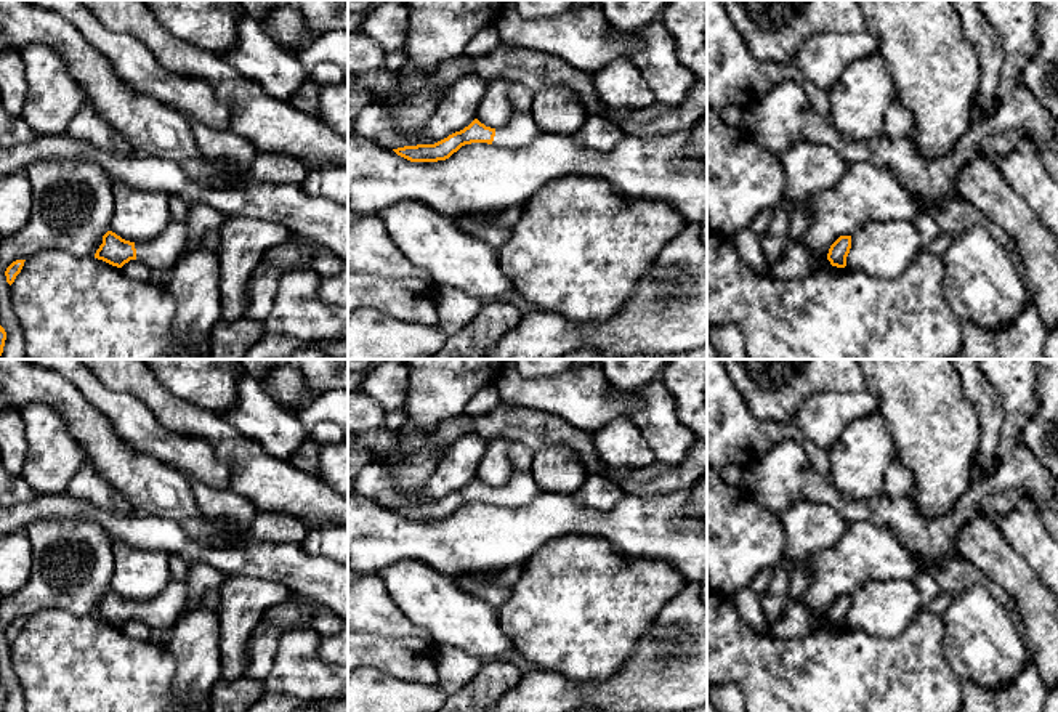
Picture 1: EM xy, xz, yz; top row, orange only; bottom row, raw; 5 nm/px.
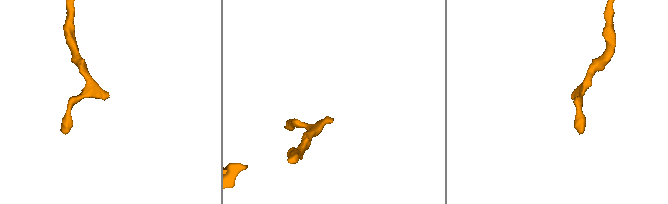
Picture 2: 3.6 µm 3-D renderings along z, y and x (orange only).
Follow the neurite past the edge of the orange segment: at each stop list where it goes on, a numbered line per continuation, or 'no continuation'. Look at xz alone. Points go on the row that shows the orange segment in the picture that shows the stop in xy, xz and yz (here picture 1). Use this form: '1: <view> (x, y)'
1: xz (521, 130)

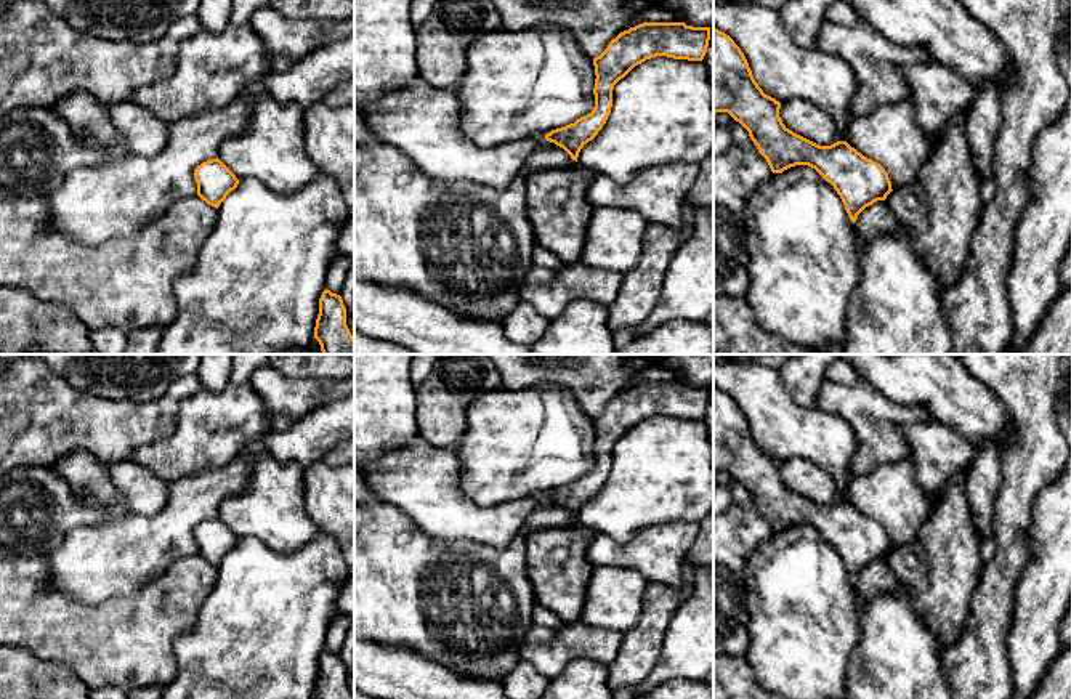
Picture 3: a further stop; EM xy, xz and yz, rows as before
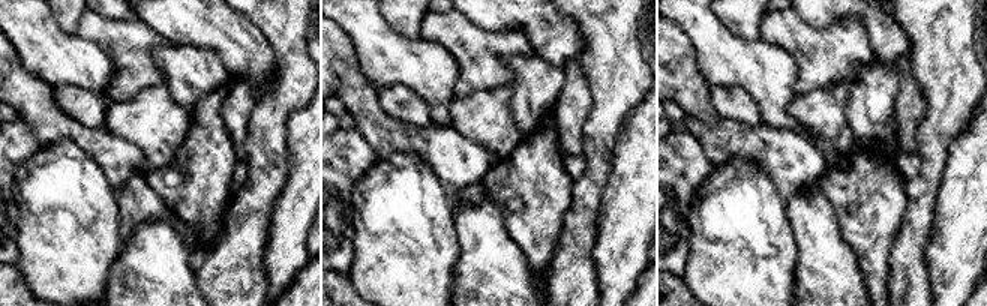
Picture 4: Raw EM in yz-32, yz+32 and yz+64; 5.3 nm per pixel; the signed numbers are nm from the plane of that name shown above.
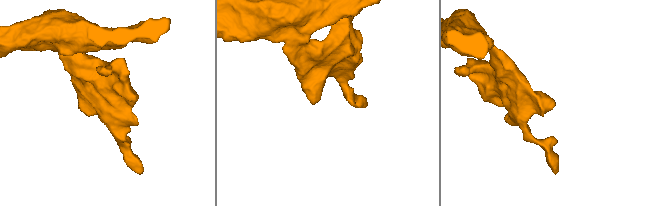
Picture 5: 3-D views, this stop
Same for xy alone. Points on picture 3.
no continuation

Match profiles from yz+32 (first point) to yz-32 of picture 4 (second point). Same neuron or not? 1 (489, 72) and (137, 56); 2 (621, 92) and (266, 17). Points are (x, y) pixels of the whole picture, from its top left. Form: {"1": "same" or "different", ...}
{"1": "same", "2": "same"}

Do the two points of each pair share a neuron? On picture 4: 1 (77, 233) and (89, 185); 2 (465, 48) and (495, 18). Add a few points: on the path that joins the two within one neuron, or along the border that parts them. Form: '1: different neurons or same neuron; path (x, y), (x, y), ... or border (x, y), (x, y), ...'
1: same neuron; path (77, 221), (77, 197)
2: different neurons; border (464, 15), (485, 29), (521, 29)

